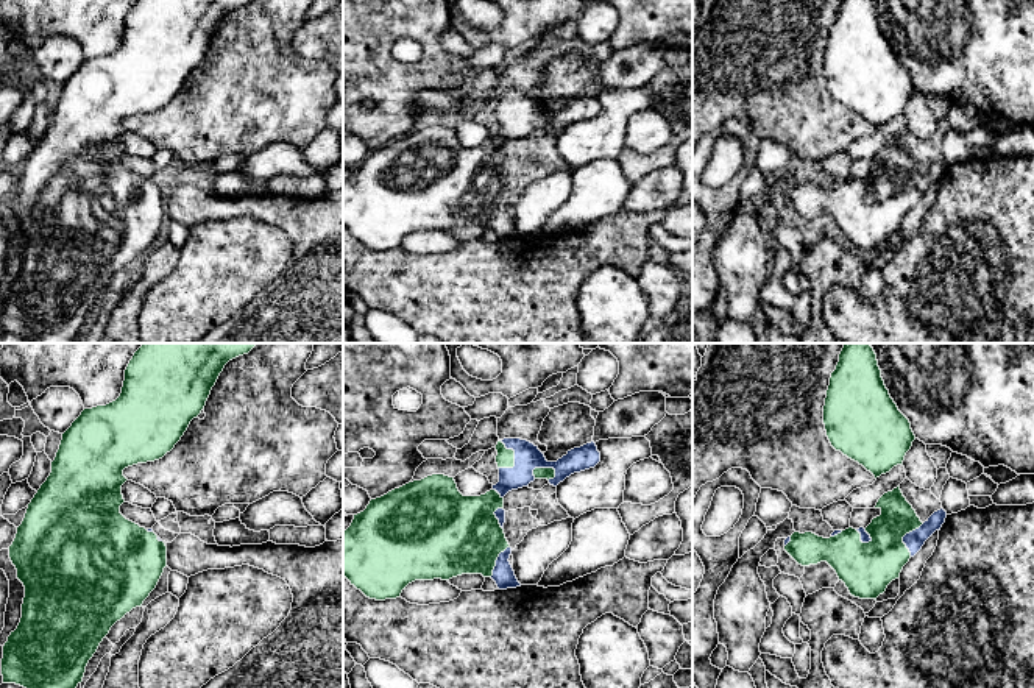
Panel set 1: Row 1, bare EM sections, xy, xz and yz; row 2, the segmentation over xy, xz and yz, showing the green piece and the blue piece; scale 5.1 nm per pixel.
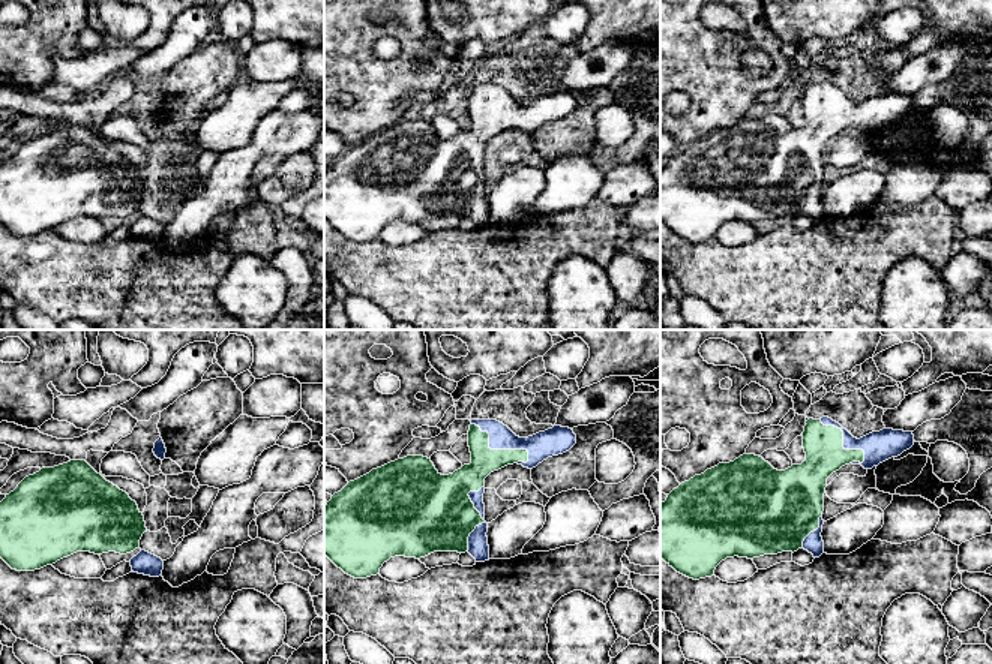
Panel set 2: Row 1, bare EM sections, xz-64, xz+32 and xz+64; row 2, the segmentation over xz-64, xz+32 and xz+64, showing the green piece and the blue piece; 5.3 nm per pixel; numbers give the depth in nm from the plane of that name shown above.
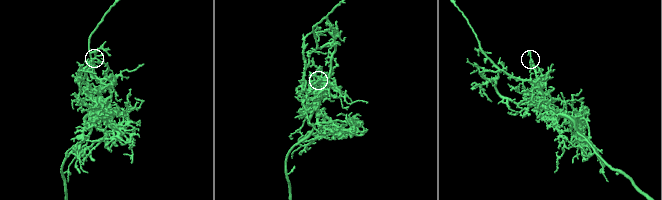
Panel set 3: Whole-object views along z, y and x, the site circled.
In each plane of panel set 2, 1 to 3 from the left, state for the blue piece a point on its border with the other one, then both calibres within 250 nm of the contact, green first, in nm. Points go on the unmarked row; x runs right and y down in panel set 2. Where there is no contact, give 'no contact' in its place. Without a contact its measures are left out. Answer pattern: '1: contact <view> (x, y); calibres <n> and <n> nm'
1: no contact
2: contact xz+32 (499, 114); calibres 140 and 140 nm
3: contact xz+64 (842, 107); calibres 220 and 160 nm

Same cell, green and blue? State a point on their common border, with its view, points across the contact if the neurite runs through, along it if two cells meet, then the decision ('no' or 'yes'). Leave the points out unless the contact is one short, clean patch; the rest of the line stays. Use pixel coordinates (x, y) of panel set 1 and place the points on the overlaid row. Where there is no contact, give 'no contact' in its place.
xz (513, 453) | yes

